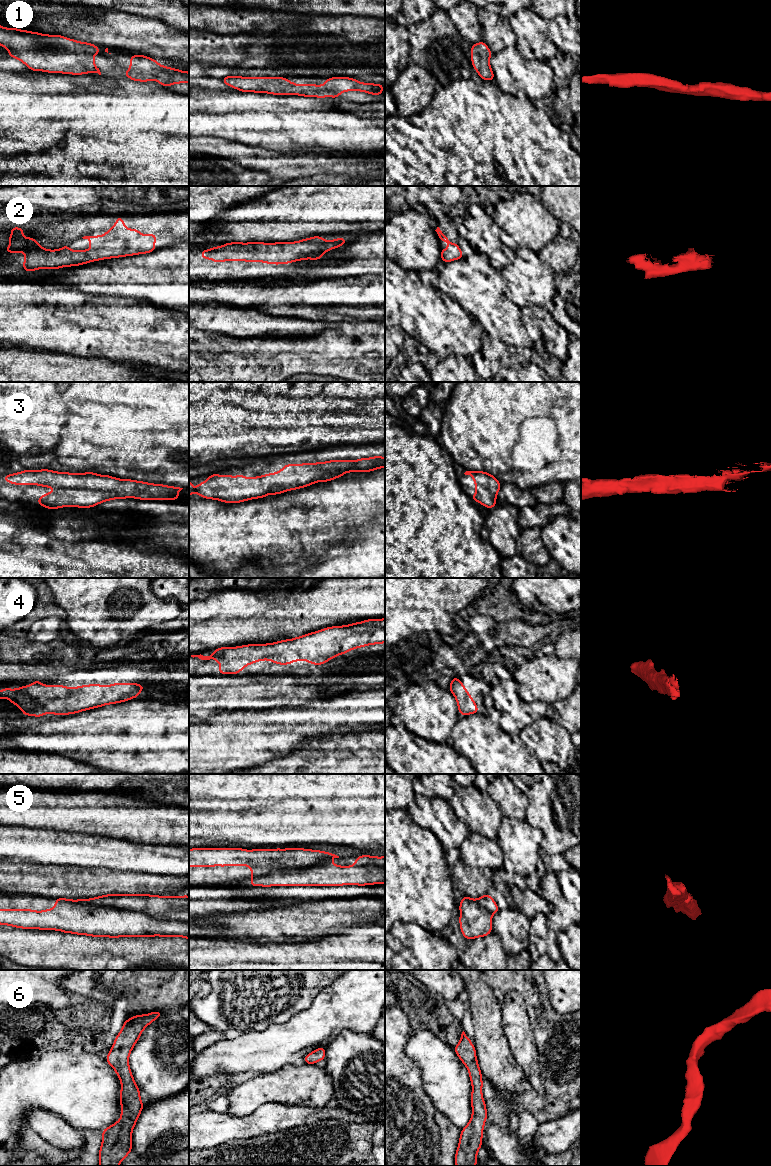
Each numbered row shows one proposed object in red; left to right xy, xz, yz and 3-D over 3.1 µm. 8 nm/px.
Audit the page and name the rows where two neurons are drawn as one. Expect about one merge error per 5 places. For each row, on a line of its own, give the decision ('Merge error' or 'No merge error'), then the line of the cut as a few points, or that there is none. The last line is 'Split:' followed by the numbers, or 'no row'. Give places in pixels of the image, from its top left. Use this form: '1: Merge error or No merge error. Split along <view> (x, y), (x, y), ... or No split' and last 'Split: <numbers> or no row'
1: No merge error. No split
2: No merge error. No split
3: No merge error. No split
4: No merge error. No split
5: Merge error. Split along xy (74, 900), (80, 903), (143, 911), (156, 918), (188, 922)
6: No merge error. No split
Split: 5

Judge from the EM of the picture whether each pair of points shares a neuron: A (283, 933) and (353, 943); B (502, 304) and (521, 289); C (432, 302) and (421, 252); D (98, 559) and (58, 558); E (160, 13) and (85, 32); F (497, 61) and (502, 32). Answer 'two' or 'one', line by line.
A: two
B: two
C: two
D: one
E: two
F: two

